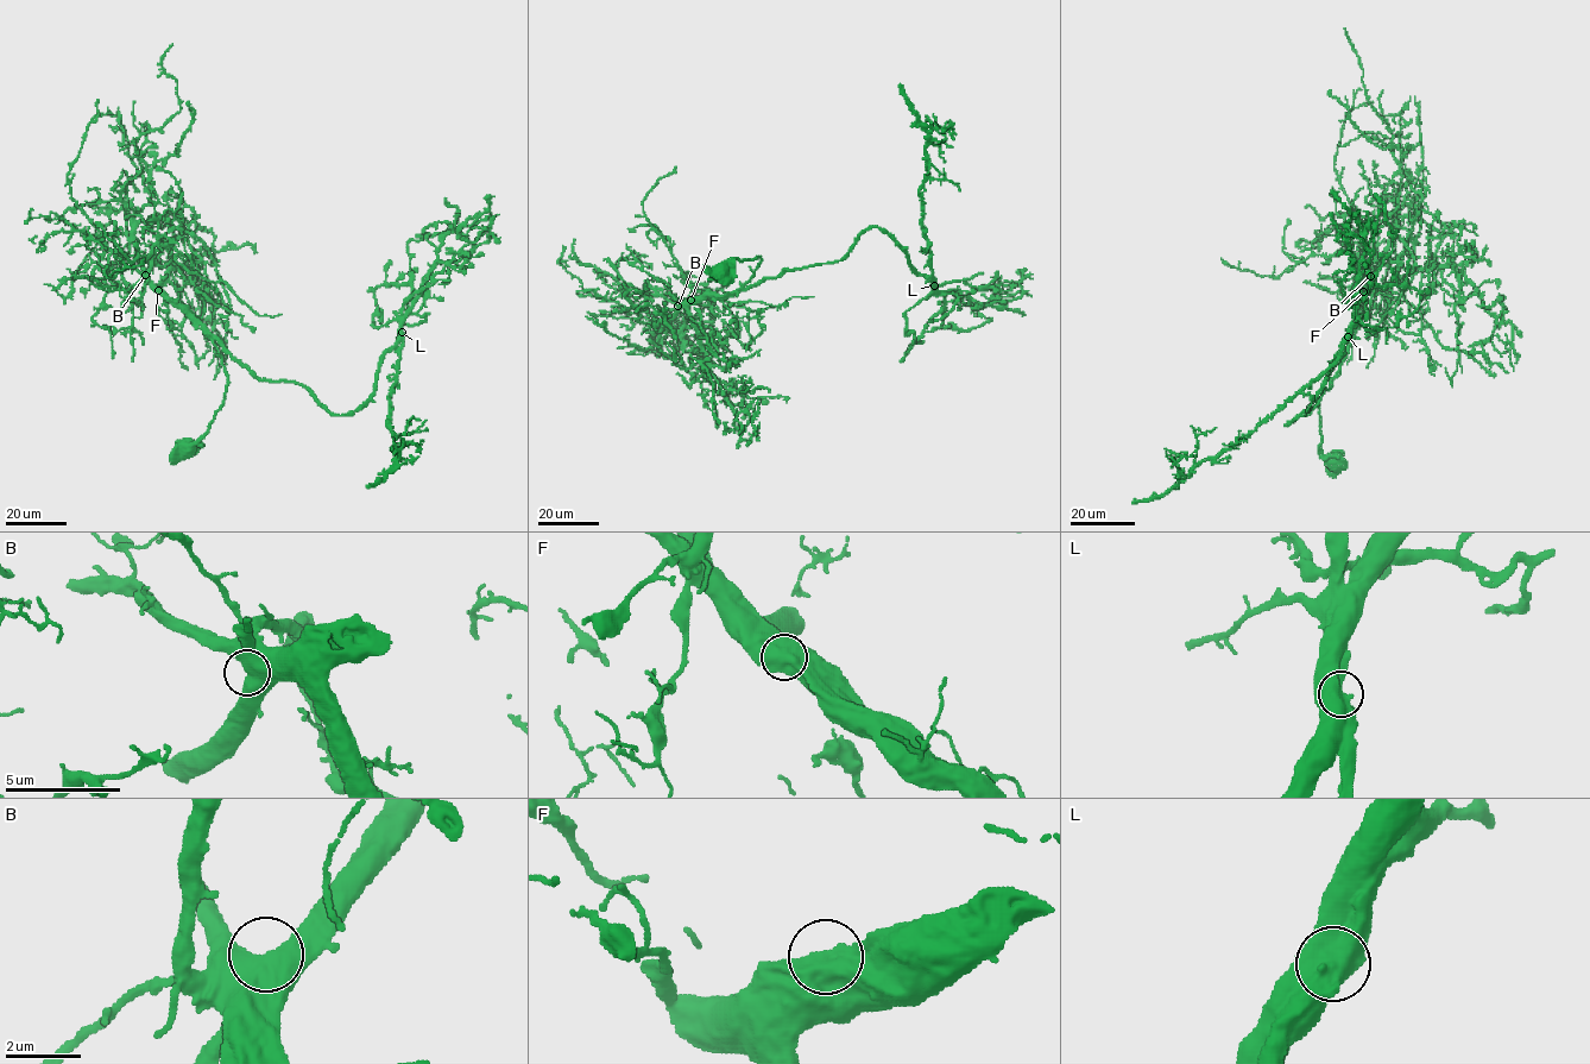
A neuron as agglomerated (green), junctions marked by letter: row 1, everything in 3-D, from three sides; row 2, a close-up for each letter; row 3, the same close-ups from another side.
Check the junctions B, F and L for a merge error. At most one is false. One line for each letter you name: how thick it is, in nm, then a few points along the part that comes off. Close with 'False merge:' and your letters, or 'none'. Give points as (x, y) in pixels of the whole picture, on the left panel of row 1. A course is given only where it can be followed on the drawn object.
L: Thickness 1100 nm. Course of the part to remove: (402, 332), (387, 425), (395, 436), (395, 464), (380, 480), (367, 488)
False merge: L

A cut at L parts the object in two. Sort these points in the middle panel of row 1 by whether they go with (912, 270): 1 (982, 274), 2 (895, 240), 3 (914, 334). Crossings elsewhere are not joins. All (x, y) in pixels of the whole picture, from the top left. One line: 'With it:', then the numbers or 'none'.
With it: 2, 3

